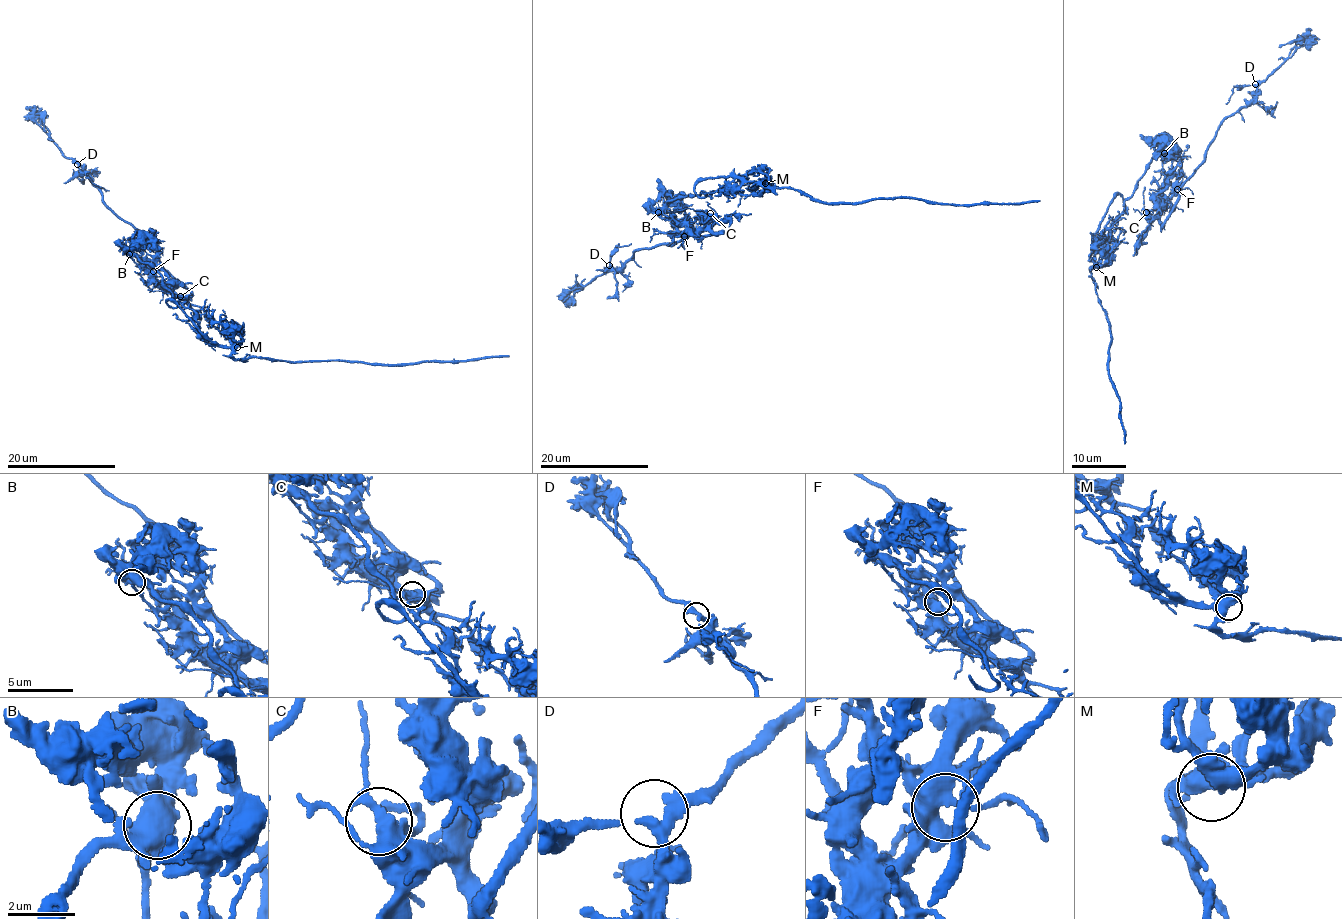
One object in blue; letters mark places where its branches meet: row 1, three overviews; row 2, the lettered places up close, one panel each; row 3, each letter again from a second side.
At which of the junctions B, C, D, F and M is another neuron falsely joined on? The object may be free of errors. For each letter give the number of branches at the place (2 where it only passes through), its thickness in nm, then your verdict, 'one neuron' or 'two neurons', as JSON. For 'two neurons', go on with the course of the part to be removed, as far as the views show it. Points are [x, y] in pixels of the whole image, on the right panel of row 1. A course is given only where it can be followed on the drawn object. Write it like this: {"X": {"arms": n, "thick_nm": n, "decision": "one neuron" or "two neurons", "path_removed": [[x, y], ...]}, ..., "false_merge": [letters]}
{"B": {"arms": 4, "thick_nm": 480, "decision": "two neurons", "path_removed": [[1164, 152], [1161, 226], [1224, 119], [1247, 106], [1259, 83], [1292, 57], [1298, 47], [1312, 45], [1320, 39]]}, "C": {"arms": 4, "thick_nm": 400, "decision": "one neuron"}, "D": {"arms": 3, "thick_nm": 240, "decision": "one neuron"}, "F": {"arms": 7, "thick_nm": 480, "decision": "one neuron"}, "M": {"arms": 3, "thick_nm": 460, "decision": "one neuron"}, "false_merge": ["B"]}

